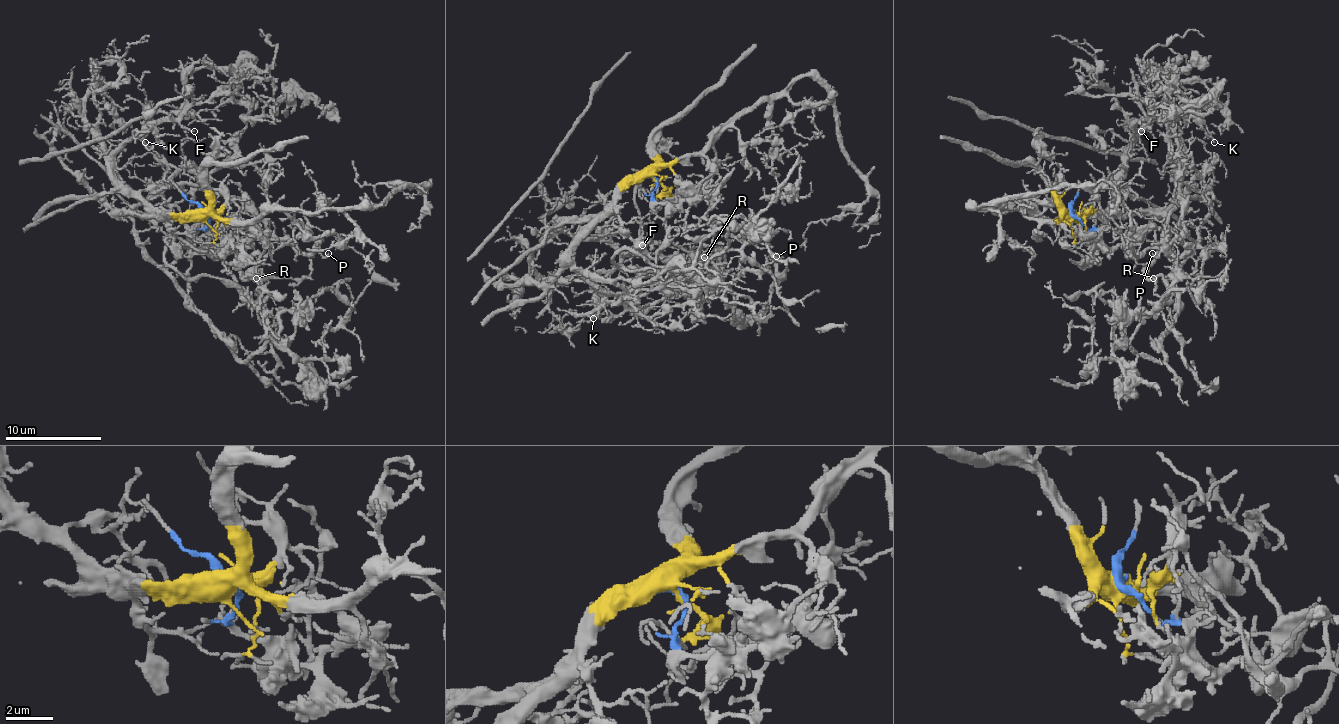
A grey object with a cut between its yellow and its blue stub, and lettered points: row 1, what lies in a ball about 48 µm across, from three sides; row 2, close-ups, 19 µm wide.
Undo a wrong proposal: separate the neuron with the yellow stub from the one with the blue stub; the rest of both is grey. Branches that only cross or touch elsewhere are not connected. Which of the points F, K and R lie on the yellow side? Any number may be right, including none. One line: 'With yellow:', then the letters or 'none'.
With yellow: F, K

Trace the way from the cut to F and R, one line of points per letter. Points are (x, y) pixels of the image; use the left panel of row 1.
F: (202, 215), (161, 215), (144, 206), (116, 177), (116, 153), (128, 141), (156, 127), (175, 122), (195, 131)
R: (202, 215), (221, 246), (204, 251), (173, 237), (164, 258), (183, 275), (231, 280), (252, 301), (257, 278)

